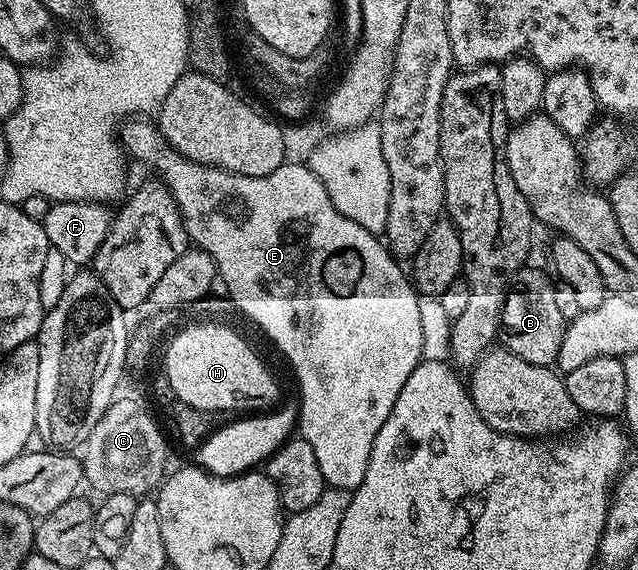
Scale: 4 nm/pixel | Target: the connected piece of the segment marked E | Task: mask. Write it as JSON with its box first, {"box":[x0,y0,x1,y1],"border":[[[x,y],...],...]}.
{"box":[119,117,423,493],"border":[[[137,117],[126,122],[120,128],[119,142],[124,154],[130,160],[138,159],[143,166],[150,167],[153,171],[161,171],[160,178],[179,209],[190,244],[194,248],[206,251],[213,258],[220,282],[222,284],[225,282],[224,290],[237,306],[238,312],[242,316],[245,314],[285,354],[286,361],[293,366],[293,371],[297,374],[297,383],[301,386],[299,435],[315,452],[326,484],[338,487],[341,491],[350,493],[356,491],[363,477],[367,477],[367,461],[371,457],[375,437],[379,437],[379,429],[383,429],[383,421],[391,417],[395,401],[399,393],[403,393],[403,385],[407,385],[407,377],[411,377],[411,373],[415,373],[417,366],[423,362],[421,358],[423,328],[419,326],[419,296],[410,276],[406,272],[405,275],[401,272],[402,264],[394,258],[388,246],[374,232],[363,229],[363,225],[351,221],[346,215],[339,213],[339,209],[335,209],[323,181],[319,181],[316,173],[304,162],[286,161],[279,169],[266,175],[236,175],[234,171],[222,171],[220,167],[207,167],[204,163],[195,163],[173,151],[163,142],[158,128],[145,117]]]}

